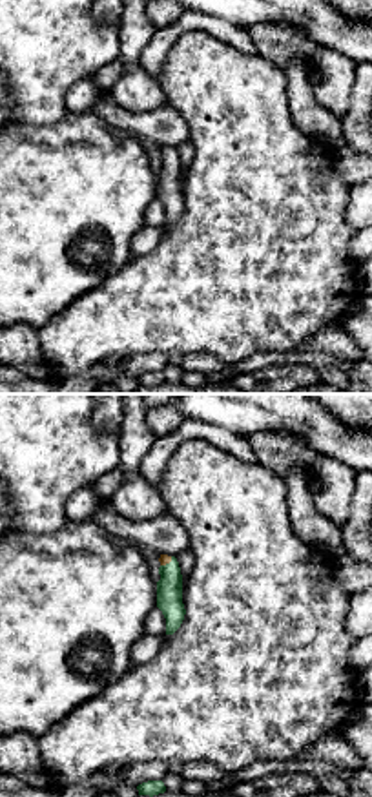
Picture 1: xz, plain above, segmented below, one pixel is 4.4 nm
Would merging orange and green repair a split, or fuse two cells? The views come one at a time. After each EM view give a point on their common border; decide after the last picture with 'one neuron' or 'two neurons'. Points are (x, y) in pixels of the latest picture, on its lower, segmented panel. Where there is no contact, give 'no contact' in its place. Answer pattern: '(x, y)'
(166, 562)

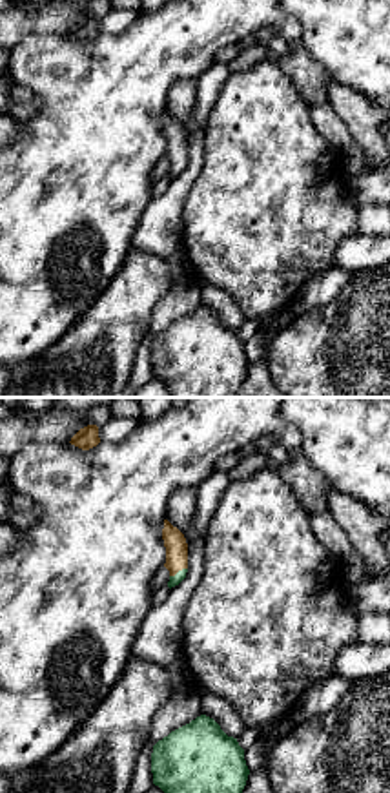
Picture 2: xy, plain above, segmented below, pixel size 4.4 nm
(177, 571)

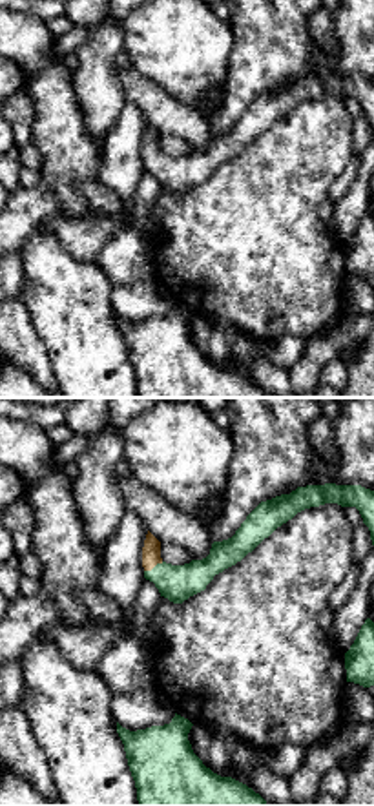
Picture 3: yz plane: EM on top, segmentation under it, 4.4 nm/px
(154, 566)

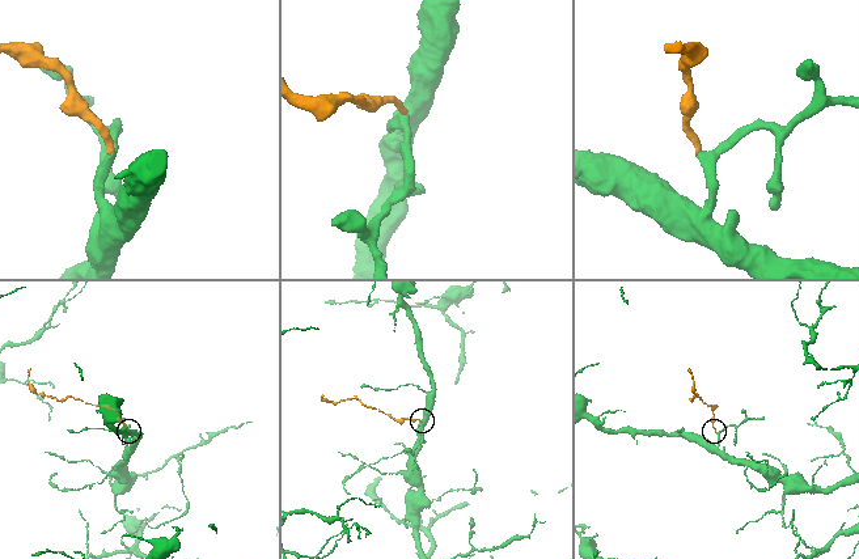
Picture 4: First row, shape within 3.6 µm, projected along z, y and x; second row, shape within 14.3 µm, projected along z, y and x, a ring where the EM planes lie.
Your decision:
one neuron

